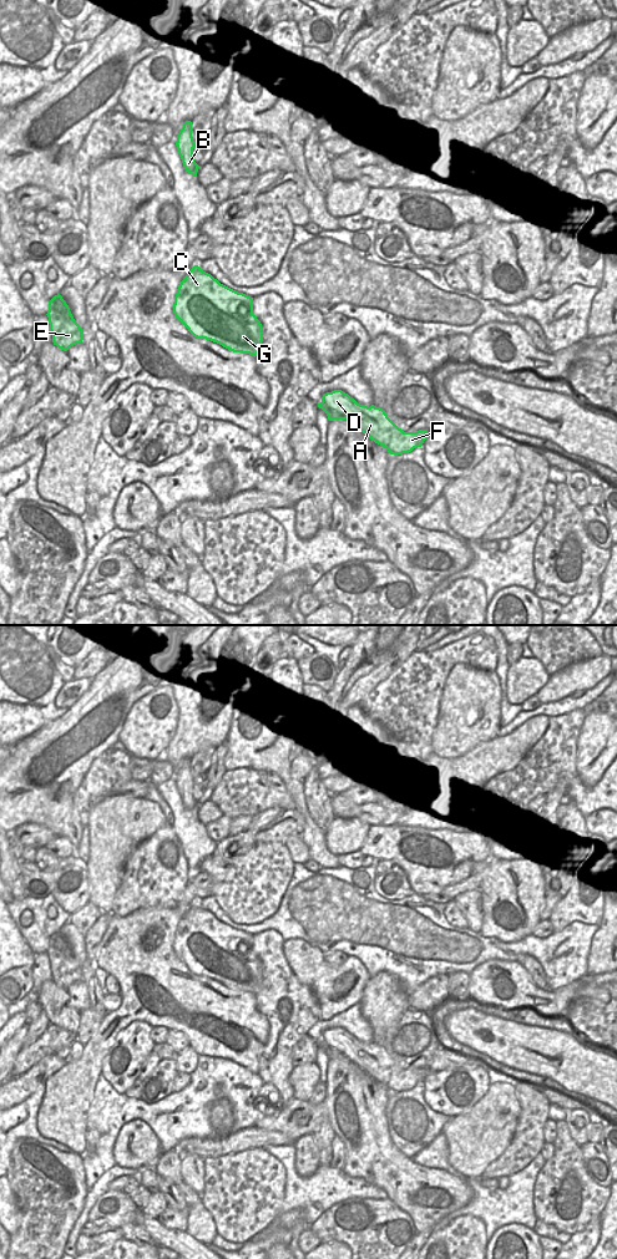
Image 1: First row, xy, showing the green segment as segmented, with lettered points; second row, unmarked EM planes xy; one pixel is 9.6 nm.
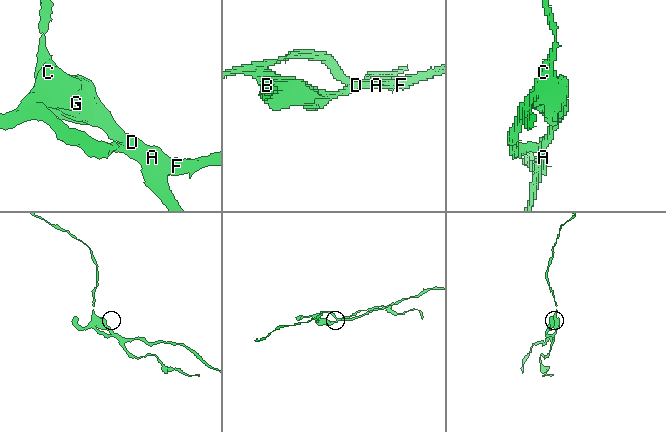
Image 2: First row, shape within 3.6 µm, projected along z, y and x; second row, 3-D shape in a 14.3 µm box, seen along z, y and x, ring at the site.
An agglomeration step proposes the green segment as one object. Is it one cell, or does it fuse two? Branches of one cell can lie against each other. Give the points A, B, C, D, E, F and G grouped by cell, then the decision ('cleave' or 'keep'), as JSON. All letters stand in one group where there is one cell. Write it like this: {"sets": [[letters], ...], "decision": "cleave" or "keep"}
{"sets": [["A", "B", "C", "D", "F", "G"], ["E"]], "decision": "cleave"}

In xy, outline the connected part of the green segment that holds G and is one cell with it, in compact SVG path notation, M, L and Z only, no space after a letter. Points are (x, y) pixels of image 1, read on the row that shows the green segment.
M198 265L181 281L173 314L197 339L254 357L262 347L262 324L253 314L253 298L221 284Z

